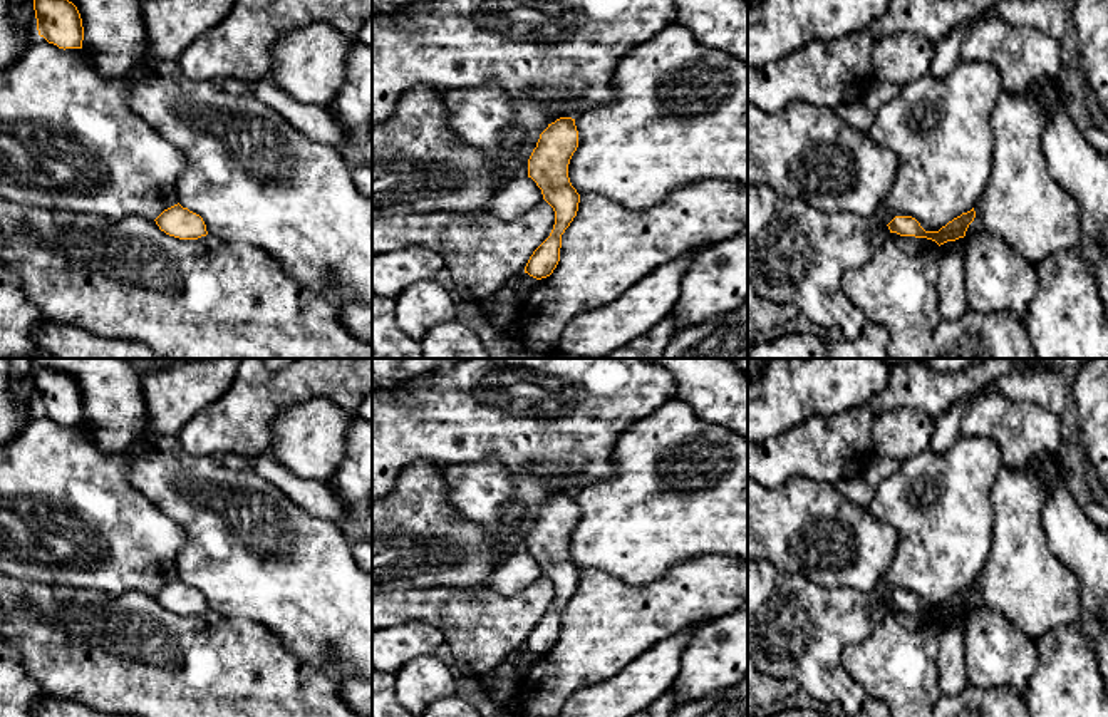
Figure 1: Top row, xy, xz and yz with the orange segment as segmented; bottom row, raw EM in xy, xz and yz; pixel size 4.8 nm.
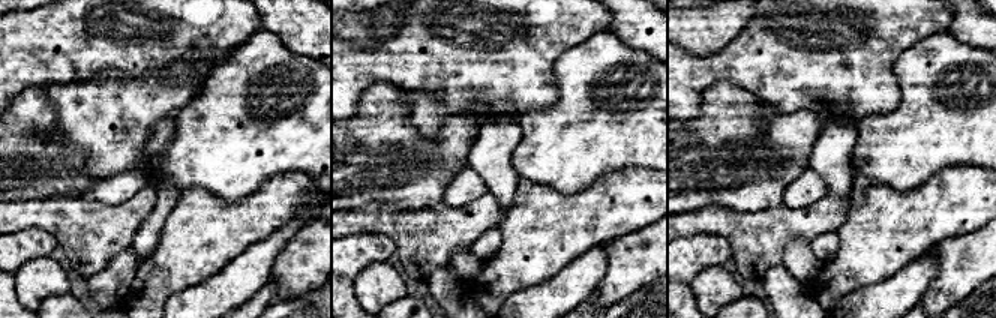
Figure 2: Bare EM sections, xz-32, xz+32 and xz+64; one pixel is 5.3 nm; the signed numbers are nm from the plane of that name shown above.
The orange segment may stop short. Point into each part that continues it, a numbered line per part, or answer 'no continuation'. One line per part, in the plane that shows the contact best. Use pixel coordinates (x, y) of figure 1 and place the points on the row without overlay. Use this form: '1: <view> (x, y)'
no continuation

